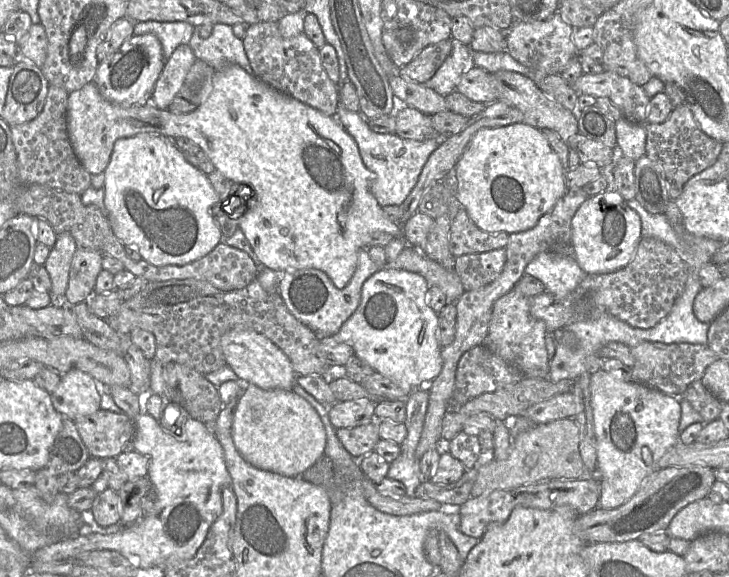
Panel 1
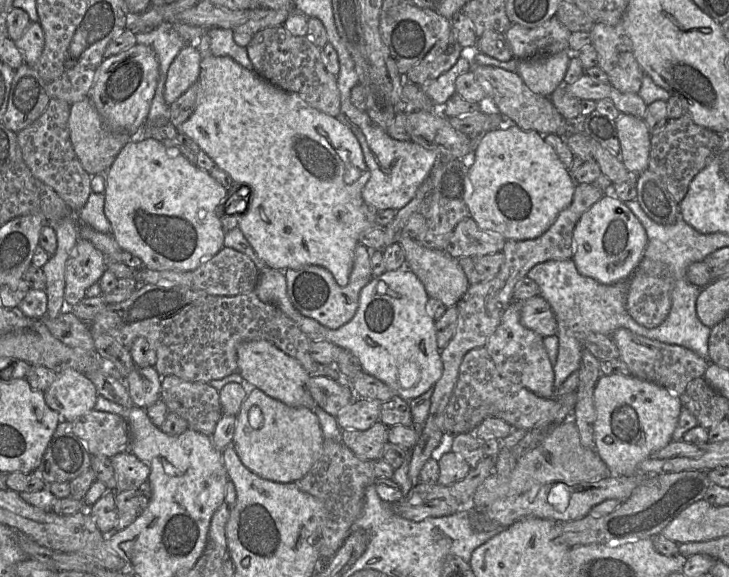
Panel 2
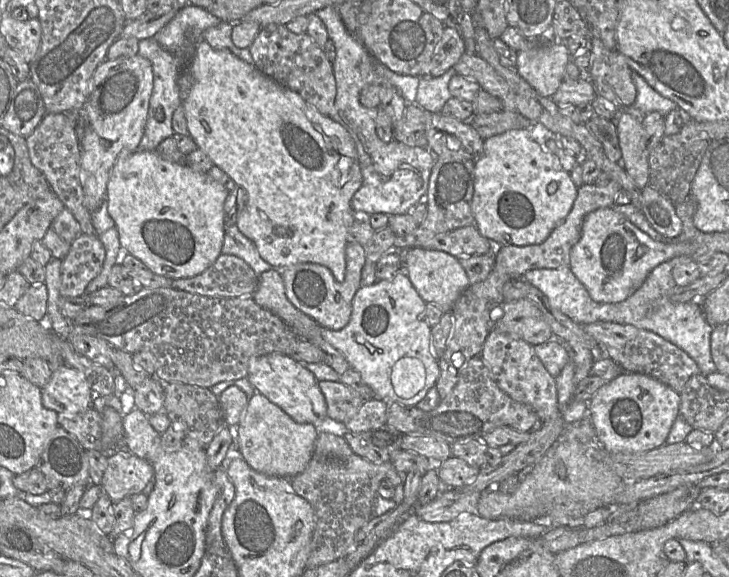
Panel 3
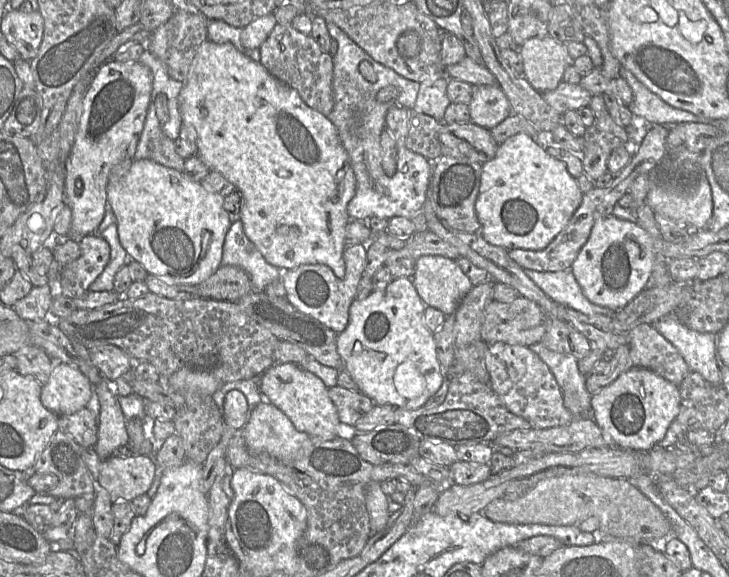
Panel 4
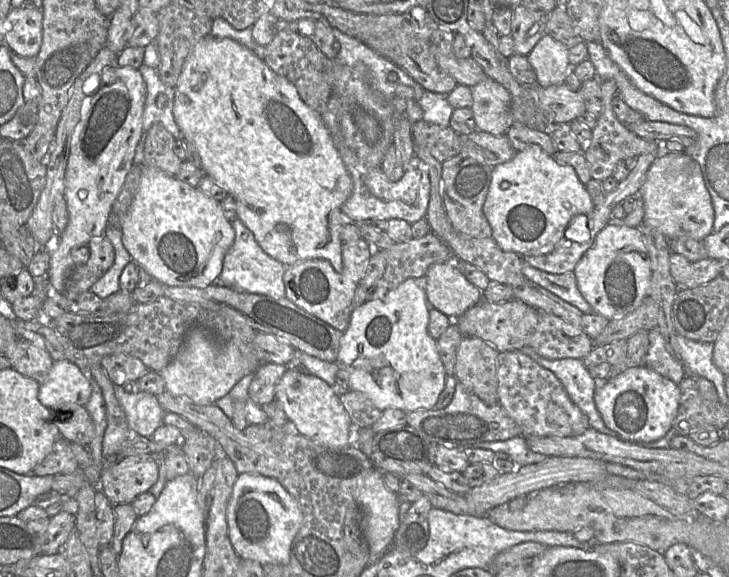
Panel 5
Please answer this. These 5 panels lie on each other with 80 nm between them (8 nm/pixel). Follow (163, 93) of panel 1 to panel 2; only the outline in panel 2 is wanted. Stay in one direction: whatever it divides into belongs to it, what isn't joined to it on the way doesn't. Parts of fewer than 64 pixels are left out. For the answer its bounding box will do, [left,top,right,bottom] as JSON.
[164,45,200,105]

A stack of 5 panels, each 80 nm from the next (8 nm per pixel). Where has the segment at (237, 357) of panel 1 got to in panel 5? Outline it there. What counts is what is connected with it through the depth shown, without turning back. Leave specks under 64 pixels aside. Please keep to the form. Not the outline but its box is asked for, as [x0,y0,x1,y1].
[275,367,352,447]

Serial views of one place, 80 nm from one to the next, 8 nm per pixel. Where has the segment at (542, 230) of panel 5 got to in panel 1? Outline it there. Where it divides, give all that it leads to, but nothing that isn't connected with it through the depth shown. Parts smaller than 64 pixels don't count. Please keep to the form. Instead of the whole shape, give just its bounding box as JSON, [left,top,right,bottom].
[454,123,566,233]

